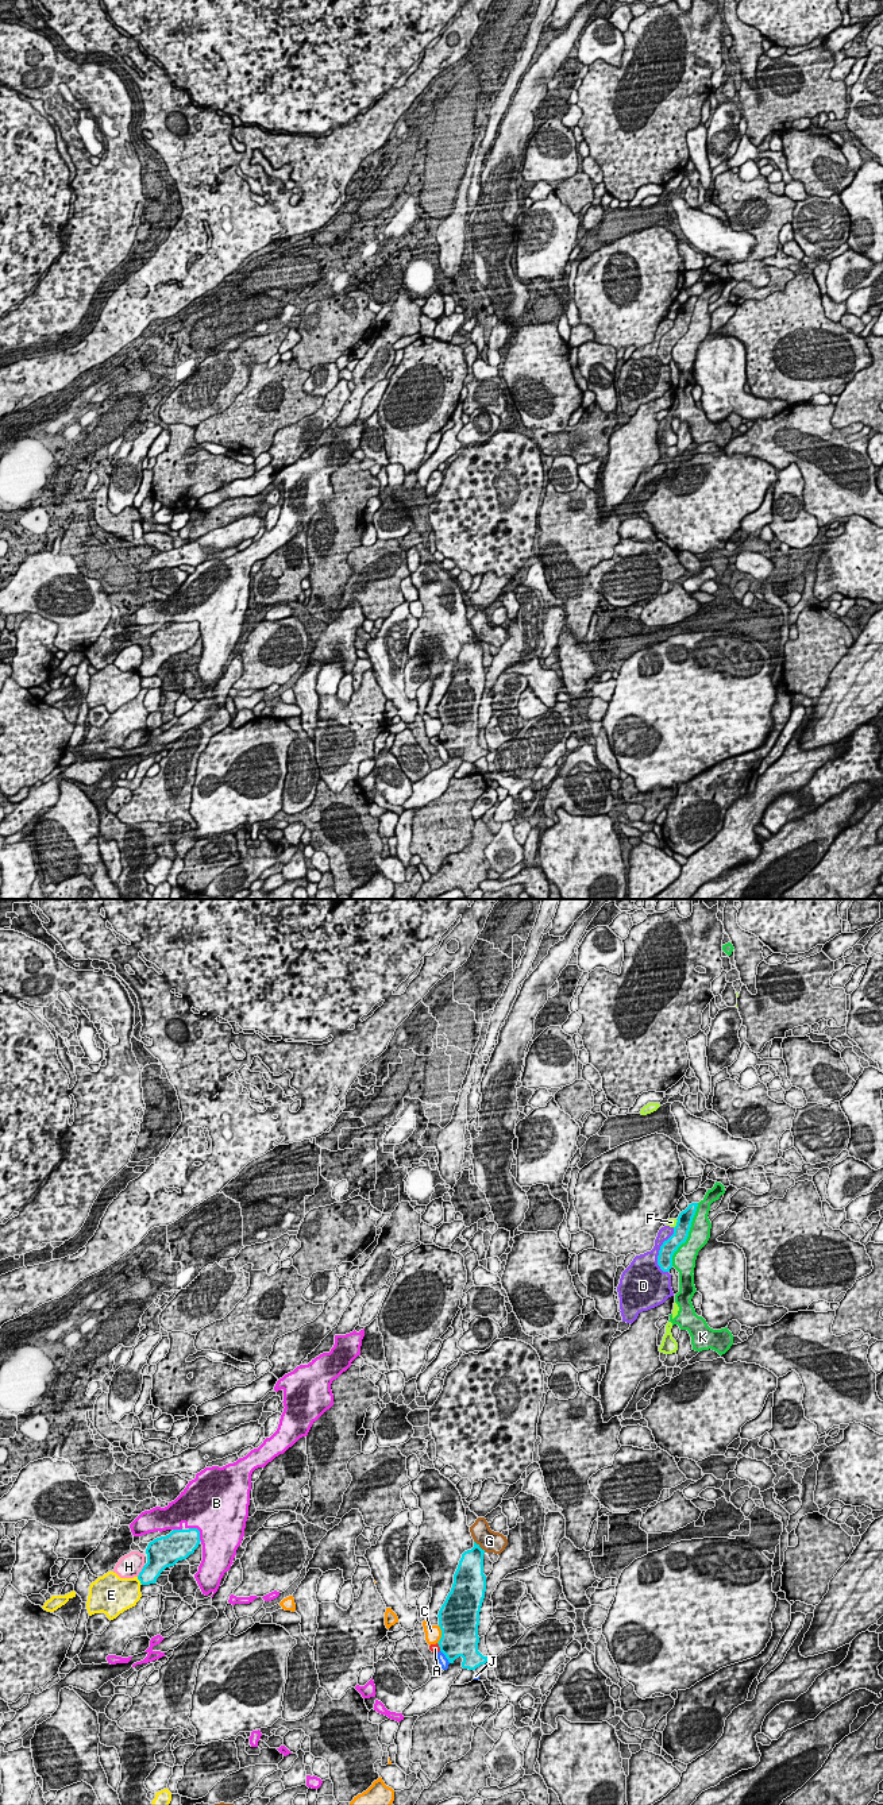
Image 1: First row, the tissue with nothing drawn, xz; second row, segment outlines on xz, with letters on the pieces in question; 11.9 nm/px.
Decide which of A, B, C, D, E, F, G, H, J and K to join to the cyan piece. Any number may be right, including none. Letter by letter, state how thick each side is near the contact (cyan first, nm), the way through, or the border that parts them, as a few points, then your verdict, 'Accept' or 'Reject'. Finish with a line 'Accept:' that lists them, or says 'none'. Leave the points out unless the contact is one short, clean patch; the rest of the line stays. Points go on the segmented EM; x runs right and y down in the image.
A: Thickness 420 nm (cyan) against 100 nm. Reject
B: Thickness 320 nm (cyan) against 500 nm. Reject
C: Thickness 460 nm (cyan) against 190 nm. Reject
D: Thickness 190 nm (cyan) against 300 nm. Reject
E: Thickness 220 nm (cyan) against 380 nm. Reject
F: Thickness 190 nm (cyan) against 100 nm. Reject
G: Thickness 280 nm (cyan) against 260 nm. Reject
H: Thickness 280 nm (cyan) against 280 nm. Boundary: xz (145, 1565), (137, 1576). Reject
J: Thickness 380 nm (cyan) against 120 nm. Reject
K: Thickness 190 nm (cyan) against 260 nm. Reject
Accept: none

